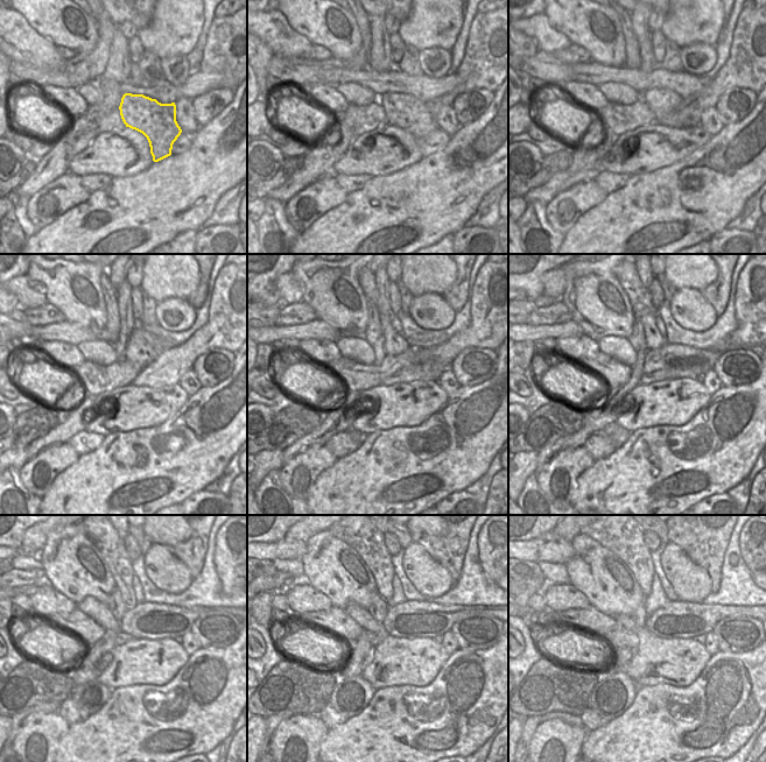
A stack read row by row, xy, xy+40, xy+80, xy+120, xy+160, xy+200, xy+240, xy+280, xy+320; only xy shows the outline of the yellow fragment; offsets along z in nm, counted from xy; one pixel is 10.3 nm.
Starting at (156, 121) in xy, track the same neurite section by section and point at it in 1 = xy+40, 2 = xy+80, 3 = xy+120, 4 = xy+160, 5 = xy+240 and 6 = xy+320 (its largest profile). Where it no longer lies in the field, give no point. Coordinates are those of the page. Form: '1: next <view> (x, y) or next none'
1: next xy+40 (405, 111)
2: next xy+80 (669, 108)
3: next xy+120 (159, 369)
4: next xy+160 (430, 369)
5: next xy+240 (105, 538)
6: next xy+320 (625, 538)

